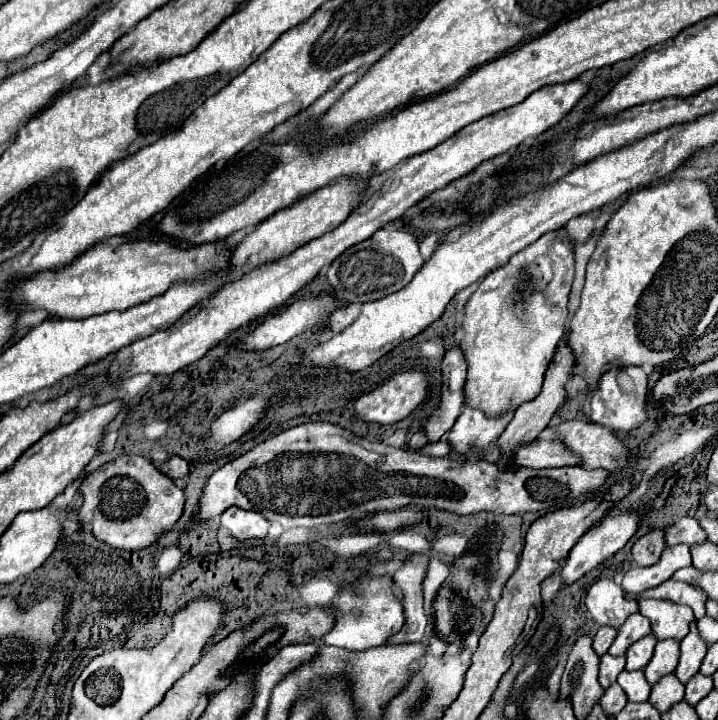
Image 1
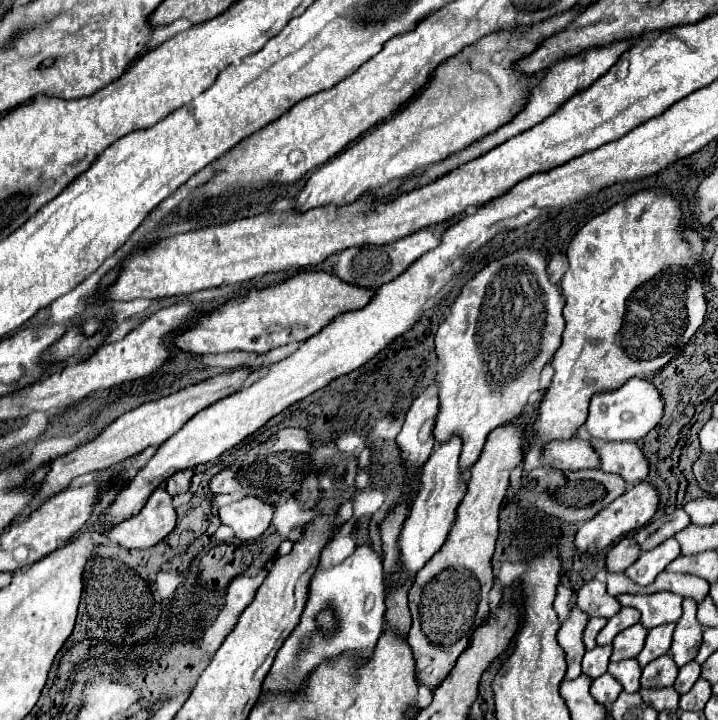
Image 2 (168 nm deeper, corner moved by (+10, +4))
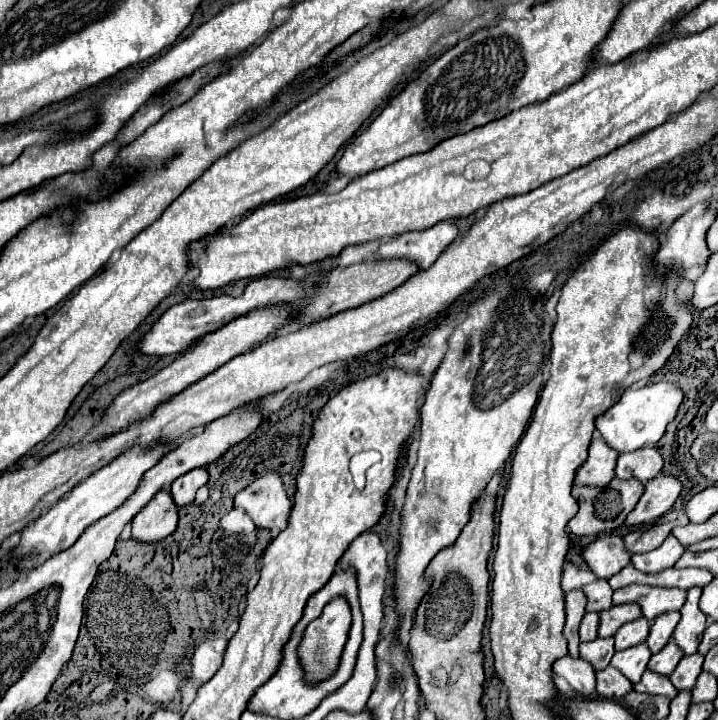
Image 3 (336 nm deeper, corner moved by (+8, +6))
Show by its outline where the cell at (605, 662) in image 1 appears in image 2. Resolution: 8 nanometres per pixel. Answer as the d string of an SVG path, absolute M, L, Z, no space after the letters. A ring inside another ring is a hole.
M595 646L593 650L587 650L583 656L583 674L591 680L599 678L607 672L611 658L611 646Z

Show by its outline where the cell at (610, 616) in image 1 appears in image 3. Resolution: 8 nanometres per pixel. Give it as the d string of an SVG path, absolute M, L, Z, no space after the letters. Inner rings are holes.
M597 580L593 584L583 586L583 592L587 596L587 612L603 612L609 610L611 604L611 586L607 580Z

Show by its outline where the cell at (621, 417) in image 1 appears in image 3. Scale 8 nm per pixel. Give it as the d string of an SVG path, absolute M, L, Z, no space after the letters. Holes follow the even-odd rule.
M673 382L647 384L639 390L629 388L623 392L621 400L615 406L611 406L603 416L597 418L595 426L603 434L605 442L617 452L633 452L645 446L653 448L663 438L665 428L675 418L681 402L683 402L683 392Z

